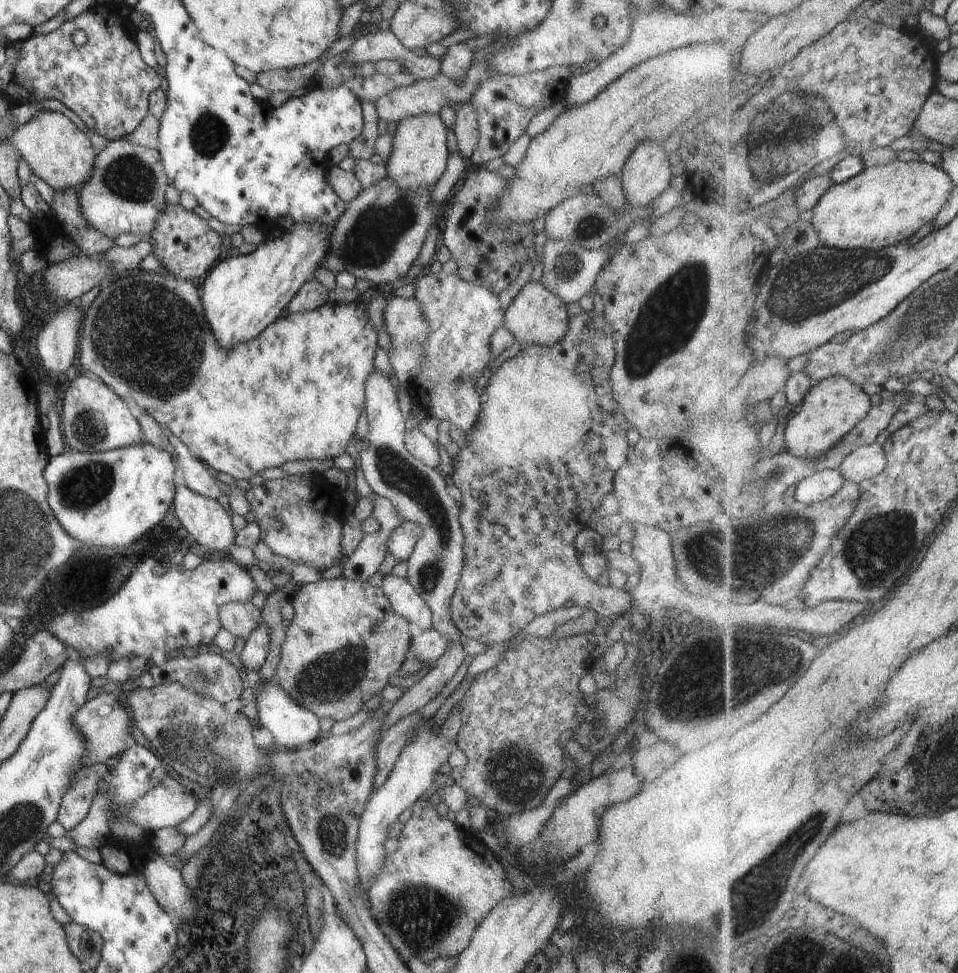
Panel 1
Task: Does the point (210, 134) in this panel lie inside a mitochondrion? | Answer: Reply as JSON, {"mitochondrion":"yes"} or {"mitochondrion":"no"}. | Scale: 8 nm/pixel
{"mitochondrion":"yes"}

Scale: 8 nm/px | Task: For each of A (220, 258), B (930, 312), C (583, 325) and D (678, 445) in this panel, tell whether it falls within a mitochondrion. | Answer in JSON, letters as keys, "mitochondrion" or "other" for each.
{"A":"other","B":"mitochondrion","C":"other","D":"other"}

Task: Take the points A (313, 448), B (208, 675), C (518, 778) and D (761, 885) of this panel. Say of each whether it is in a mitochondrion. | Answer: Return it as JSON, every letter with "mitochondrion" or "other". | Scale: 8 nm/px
{"A":"other","B":"mitochondrion","C":"mitochondrion","D":"mitochondrion"}

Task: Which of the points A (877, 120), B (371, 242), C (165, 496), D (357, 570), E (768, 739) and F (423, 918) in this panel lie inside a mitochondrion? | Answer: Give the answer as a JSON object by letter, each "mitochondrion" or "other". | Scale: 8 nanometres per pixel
{"A":"other","B":"mitochondrion","C":"other","D":"other","E":"other","F":"mitochondrion"}

